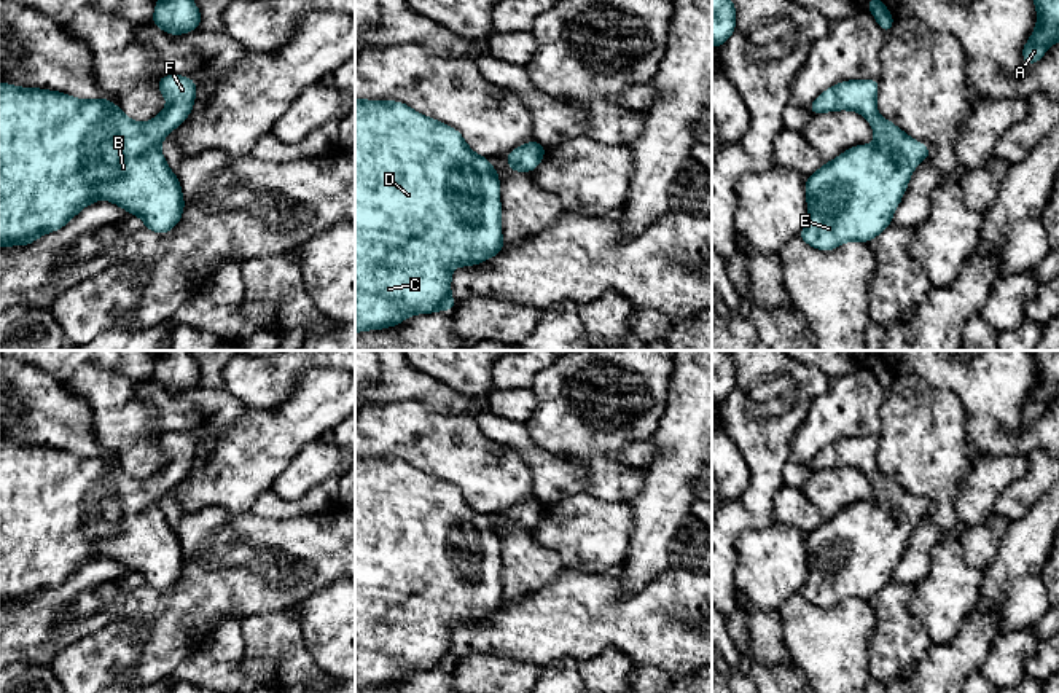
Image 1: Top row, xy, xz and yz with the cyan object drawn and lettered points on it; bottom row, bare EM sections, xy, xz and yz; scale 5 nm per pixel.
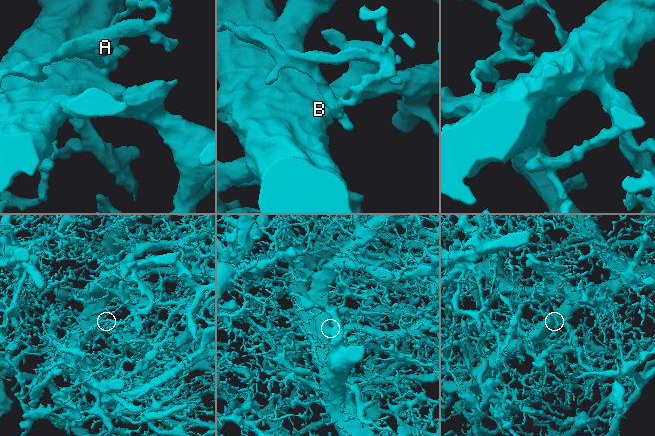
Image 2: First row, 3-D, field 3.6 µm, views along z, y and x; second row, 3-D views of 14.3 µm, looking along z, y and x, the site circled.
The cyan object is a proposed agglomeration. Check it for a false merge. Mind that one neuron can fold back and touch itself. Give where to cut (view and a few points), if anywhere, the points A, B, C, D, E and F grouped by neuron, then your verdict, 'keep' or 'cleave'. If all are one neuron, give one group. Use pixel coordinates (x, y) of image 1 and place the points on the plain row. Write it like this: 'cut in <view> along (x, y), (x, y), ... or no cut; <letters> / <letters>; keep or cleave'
no cut; A B C D E F; keep

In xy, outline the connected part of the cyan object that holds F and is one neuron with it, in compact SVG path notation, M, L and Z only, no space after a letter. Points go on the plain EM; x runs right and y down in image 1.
M164 432L158 444L169 462L154 476L137 480L108 456L81 457L0 440L0 604L29 602L99 556L140 574L156 591L178 581L182 543L159 500L191 470L197 441L190 433Z

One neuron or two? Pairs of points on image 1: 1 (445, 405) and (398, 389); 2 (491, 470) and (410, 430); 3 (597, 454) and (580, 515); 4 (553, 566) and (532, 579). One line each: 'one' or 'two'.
1: one
2: one
3: two
4: one

